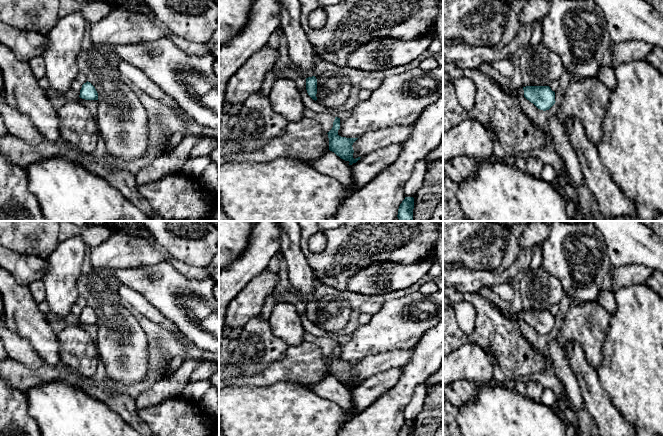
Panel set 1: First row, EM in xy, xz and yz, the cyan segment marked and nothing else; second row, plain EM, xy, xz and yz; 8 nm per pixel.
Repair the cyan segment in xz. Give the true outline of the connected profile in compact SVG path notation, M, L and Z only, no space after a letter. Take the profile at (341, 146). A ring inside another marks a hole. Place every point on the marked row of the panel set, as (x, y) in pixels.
M335 117L332 129L327 133L329 138L329 150L345 161L349 161L349 165L356 163L361 157L353 158L353 143L358 138L346 138L338 135L340 129L340 118Z

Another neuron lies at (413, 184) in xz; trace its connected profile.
M422 158L414 165L413 171L404 185L404 194L406 197L414 197L416 192L421 188L427 168L428 165L425 158Z

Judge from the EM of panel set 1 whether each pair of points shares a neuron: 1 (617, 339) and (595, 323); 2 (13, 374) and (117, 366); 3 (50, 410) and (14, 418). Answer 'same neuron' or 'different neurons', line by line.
1: different neurons
2: different neurons
3: different neurons

